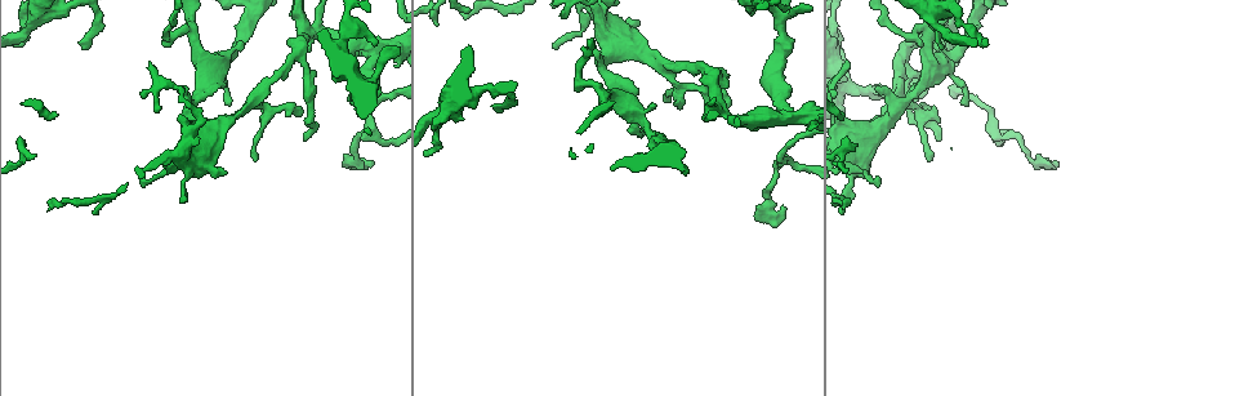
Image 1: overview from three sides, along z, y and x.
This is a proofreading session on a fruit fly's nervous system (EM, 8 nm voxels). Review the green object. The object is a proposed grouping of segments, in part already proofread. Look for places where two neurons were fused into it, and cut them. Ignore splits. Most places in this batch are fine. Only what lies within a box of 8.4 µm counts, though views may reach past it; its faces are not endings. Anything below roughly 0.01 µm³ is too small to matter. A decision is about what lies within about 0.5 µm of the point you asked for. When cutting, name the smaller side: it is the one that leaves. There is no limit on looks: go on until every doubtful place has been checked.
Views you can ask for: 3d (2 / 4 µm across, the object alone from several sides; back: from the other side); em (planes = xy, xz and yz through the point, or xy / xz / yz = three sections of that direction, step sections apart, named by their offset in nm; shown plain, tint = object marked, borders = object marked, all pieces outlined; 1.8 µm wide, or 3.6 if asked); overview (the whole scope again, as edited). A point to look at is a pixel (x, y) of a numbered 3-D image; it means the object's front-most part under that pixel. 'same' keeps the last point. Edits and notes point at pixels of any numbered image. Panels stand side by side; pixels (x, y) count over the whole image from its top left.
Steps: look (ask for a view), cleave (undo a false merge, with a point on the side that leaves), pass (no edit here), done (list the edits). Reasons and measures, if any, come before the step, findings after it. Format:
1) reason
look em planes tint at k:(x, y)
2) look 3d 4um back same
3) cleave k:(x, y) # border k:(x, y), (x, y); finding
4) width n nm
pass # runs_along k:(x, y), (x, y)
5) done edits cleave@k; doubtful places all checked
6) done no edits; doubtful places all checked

abrupt turn
look em planes tint at 1:(97, 14)

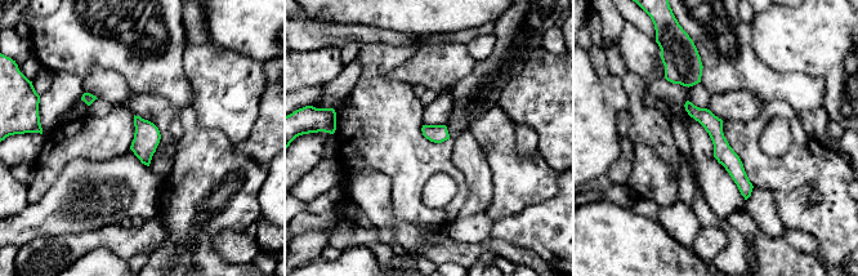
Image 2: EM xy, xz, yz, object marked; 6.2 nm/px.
pass # runs_along 2:(688, 105), (715, 130), (746, 194); one neuron here

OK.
thick turns thin
look em 3.6um planes tint at 1:(785, 117)

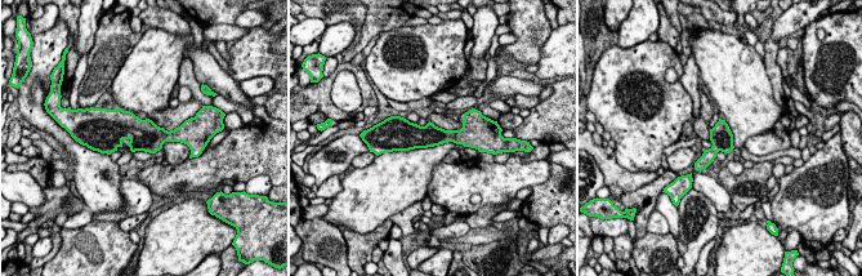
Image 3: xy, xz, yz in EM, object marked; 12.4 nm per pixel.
pass # runs_along 3:(396, 134), (470, 137); continuous, no second neuron

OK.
abrupt turn
look 3d 4um at 1:(668, 65)

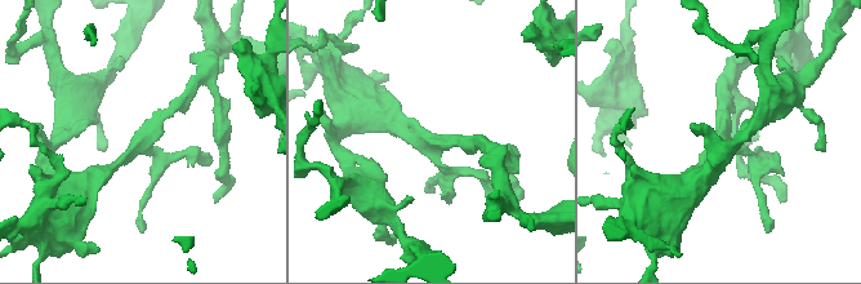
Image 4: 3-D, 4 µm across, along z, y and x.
shape alone is not enough
look em yz step 8 tint at 4:(426, 140)

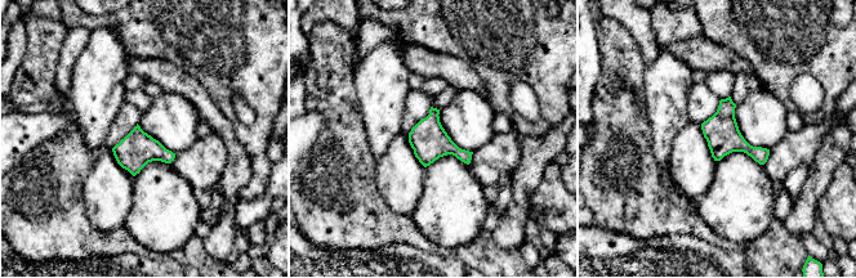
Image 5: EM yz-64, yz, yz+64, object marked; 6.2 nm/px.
look em planes tint same

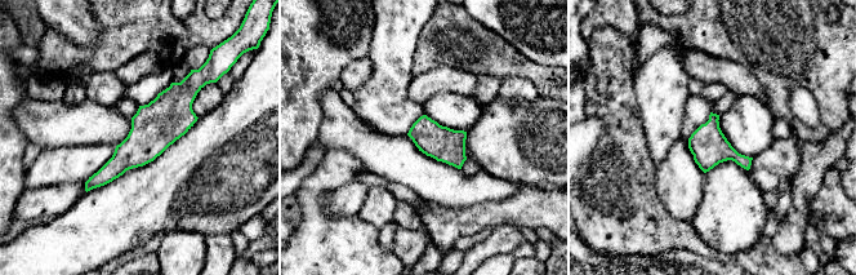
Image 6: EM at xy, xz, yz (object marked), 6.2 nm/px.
width 220 nm
pass # runs_along 6:(186, 81), (172, 110), (88, 186); all the same neuron

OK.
done no edits; doubtful places all checked

